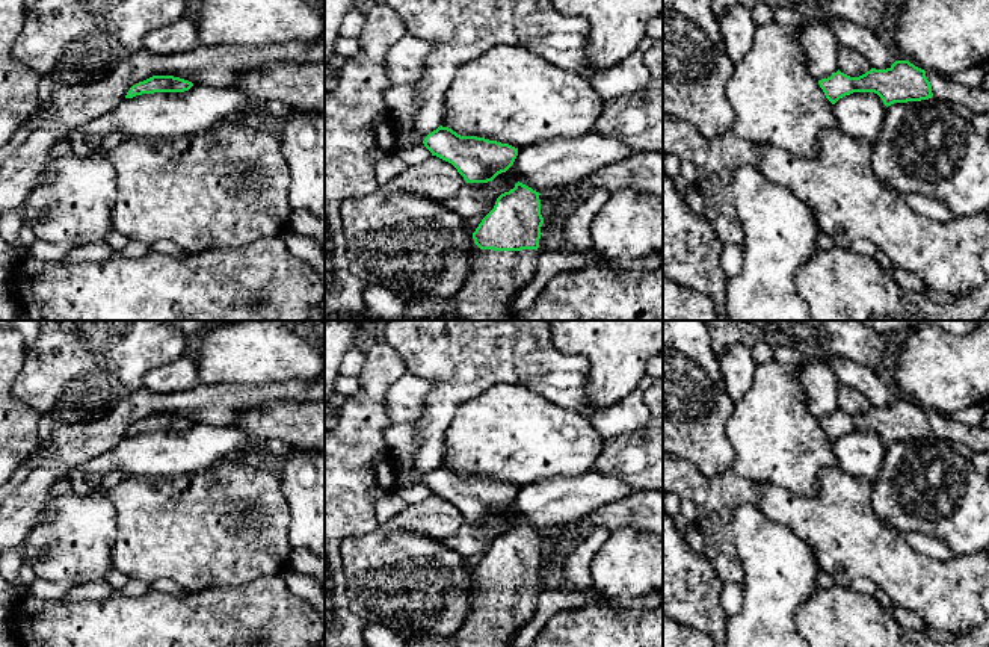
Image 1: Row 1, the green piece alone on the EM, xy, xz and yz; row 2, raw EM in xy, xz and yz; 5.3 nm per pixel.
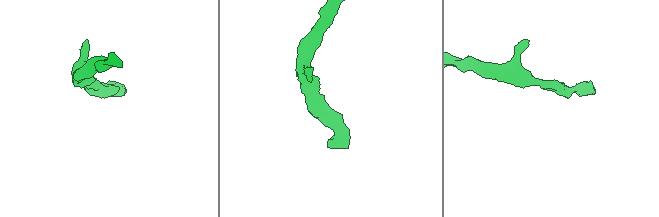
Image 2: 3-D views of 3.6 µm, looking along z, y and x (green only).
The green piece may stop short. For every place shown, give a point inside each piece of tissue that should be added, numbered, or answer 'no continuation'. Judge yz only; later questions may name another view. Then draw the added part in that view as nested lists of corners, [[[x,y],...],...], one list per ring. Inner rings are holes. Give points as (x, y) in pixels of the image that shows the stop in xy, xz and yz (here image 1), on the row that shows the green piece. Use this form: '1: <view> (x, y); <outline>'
1: yz (942, 88); [[[926,73],[935,100],[966,106],[974,115],[989,115],[989,89],[969,88],[953,82],[948,76]]]

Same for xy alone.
no continuation

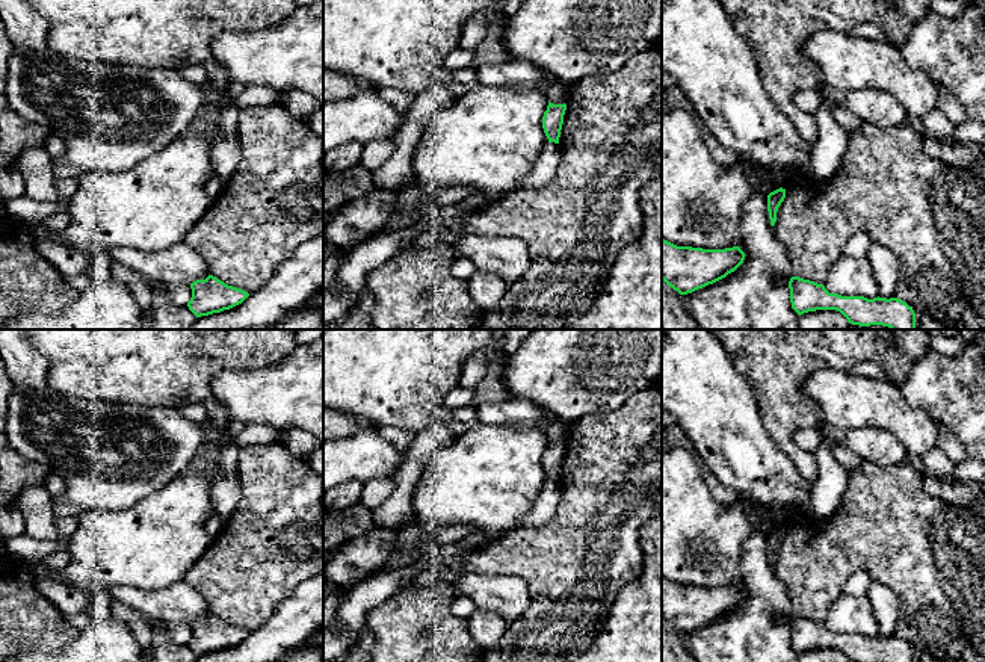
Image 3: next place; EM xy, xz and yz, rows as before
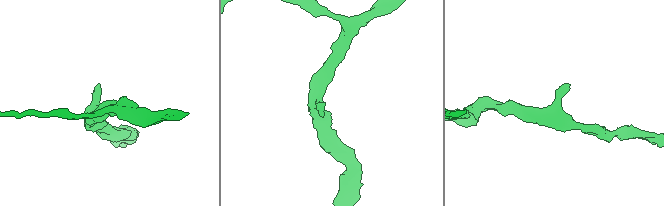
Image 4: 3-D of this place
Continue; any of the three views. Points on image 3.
no continuation

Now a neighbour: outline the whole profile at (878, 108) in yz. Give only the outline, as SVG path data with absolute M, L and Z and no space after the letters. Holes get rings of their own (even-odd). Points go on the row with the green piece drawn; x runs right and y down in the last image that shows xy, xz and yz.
M878 89L841 94L840 104L861 121L879 128L899 127L909 116L891 94Z

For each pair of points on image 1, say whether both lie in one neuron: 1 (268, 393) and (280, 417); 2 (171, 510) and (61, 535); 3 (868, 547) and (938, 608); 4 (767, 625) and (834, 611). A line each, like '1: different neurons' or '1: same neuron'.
1: different neurons
2: different neurons
3: same neuron
4: different neurons

